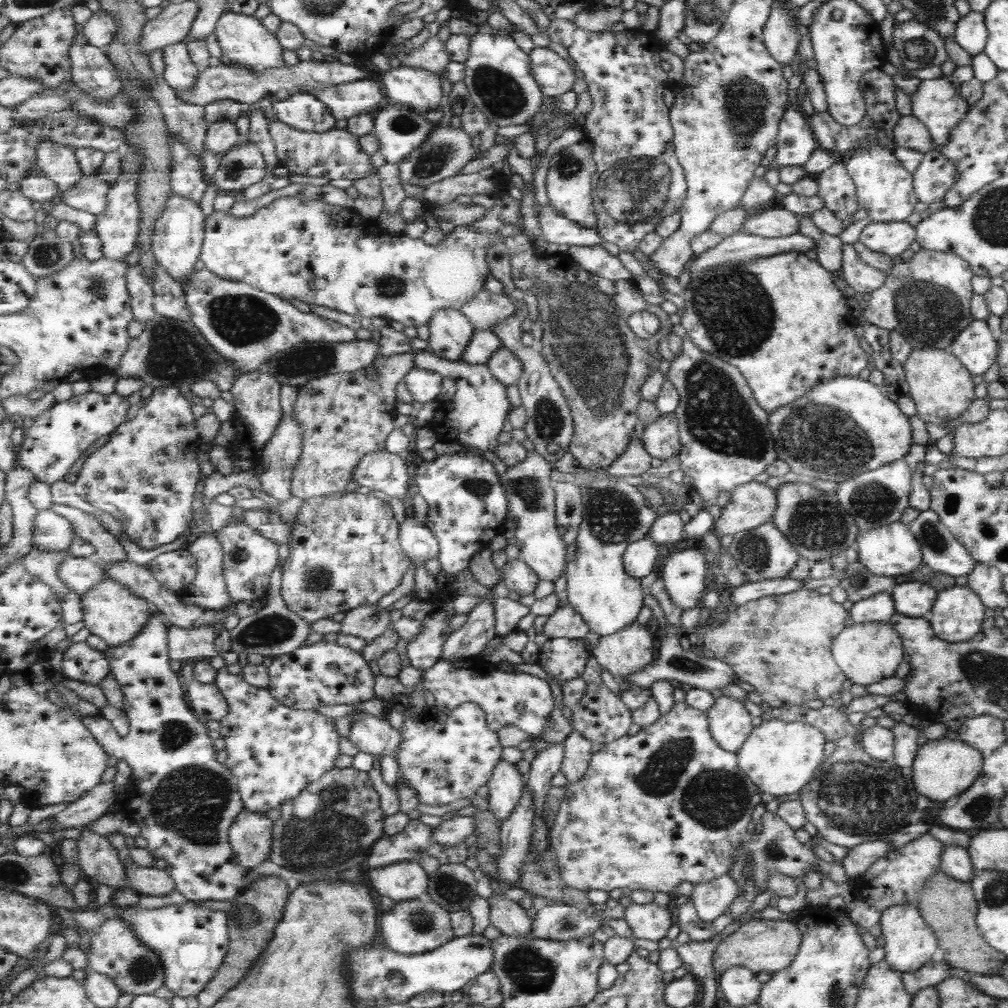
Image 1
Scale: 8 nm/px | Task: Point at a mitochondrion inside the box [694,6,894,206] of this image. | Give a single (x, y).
(746, 102)

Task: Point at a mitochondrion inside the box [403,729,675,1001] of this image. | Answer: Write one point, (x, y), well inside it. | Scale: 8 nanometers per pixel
(528, 969)

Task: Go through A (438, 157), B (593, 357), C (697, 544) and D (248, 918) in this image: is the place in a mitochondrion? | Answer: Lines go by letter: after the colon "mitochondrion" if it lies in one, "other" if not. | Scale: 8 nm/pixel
A: mitochondrion
B: mitochondrion
C: other
D: mitochondrion

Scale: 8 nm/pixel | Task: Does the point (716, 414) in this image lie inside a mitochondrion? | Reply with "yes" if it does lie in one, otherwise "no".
yes

